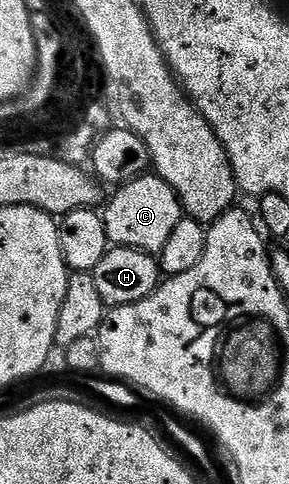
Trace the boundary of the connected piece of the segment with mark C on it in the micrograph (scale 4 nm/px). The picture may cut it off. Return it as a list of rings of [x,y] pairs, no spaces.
[[[157,174],[137,176],[121,185],[104,211],[106,238],[111,245],[119,248],[135,248],[151,254],[161,253],[164,242],[172,235],[172,230],[184,218],[184,209],[176,190],[168,186]]]

